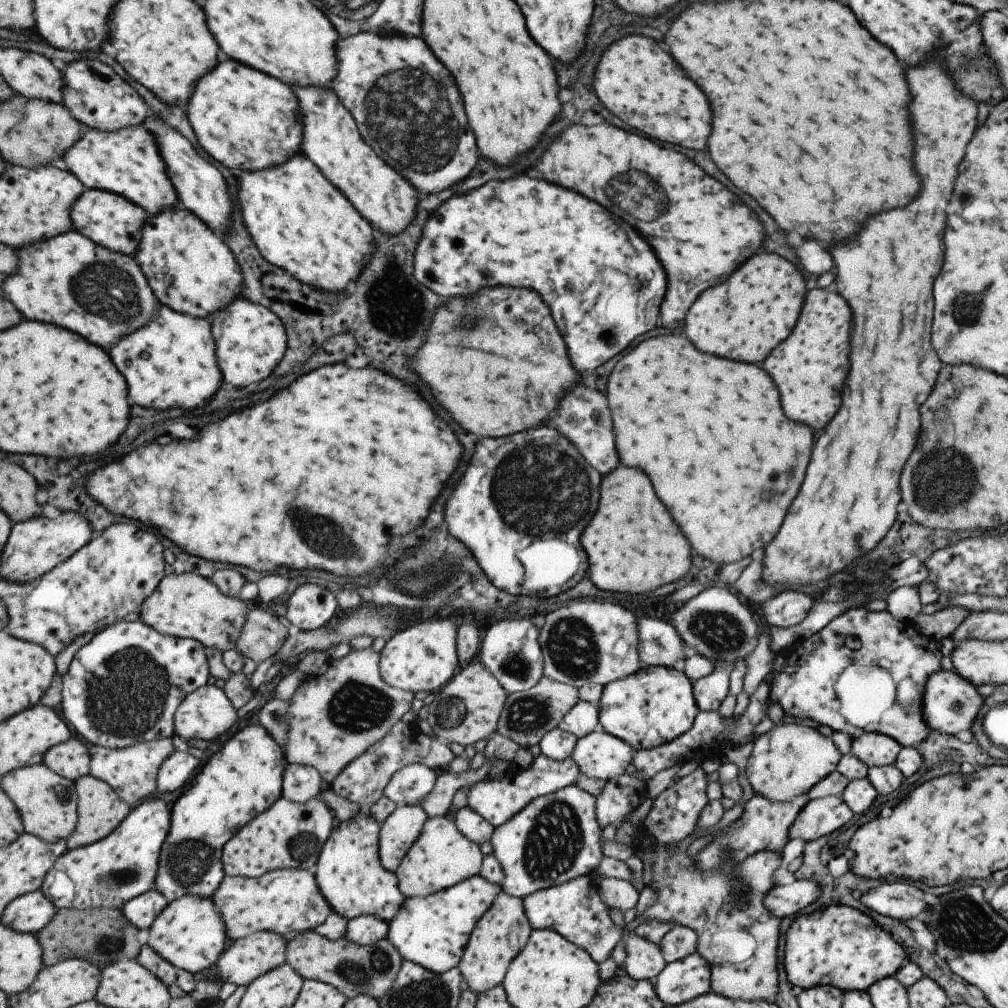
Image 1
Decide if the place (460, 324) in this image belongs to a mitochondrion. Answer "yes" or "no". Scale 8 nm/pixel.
yes

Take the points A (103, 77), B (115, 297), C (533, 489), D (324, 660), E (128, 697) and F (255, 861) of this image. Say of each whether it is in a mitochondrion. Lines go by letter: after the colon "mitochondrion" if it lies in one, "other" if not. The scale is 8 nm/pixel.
A: other
B: mitochondrion
C: mitochondrion
D: other
E: mitochondrion
F: other

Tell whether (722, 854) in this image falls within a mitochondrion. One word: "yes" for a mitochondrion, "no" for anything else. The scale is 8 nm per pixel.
yes

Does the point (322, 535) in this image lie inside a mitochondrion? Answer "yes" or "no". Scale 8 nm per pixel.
yes

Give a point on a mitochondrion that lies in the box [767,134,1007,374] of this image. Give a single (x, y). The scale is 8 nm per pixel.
(964, 318)

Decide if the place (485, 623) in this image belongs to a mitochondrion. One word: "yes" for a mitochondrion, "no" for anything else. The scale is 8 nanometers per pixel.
no

